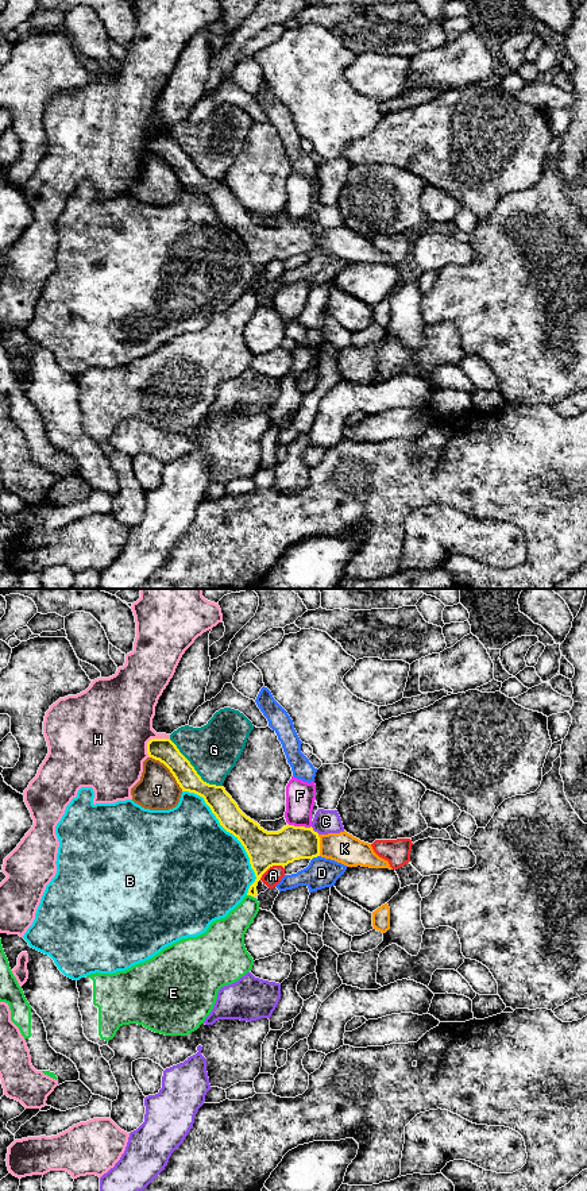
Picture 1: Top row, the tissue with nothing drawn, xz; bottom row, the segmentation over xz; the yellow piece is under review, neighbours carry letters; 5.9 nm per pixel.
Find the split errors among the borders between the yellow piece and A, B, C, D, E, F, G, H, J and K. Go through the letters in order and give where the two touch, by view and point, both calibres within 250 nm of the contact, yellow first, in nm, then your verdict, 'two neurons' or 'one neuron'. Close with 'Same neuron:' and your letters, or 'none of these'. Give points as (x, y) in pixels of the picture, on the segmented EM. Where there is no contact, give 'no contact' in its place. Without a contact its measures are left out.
A: meets yellow in xz at (270, 866); 220 nm thick on the yellow side, 100 nm on the other; two neurons
B: meets yellow in xz at (234, 835); 220 nm thick on the yellow side, 500 nm on the other; two neurons
C: meets yellow in xz at (313, 831); 220 nm thick on the yellow side, 140 nm on the other; two neurons
D: meets yellow in xz at (315, 856); 220 nm thick on the yellow side, 180 nm on the other; two neurons
E: meets yellow in xz at (250, 894); 160 nm thick on the yellow side, 180 nm on the other; two neurons
F: meets yellow in xz at (300, 827); 220 nm thick on the yellow side, 180 nm on the other; two neurons
G: meets yellow in xz at (193, 769); 140 nm thick on the yellow side, 300 nm on the other; two neurons
H: meets yellow in xz at (151, 739); 140 nm thick on the yellow side, 480 nm on the other; two neurons
J: meets yellow in xz at (170, 771); 140 nm thick on the yellow side, 240 nm on the other; two neurons
K: meets yellow in xz at (319, 845); 220 nm thick on the yellow side, 180 nm on the other; one neuron
Same neuron: K

